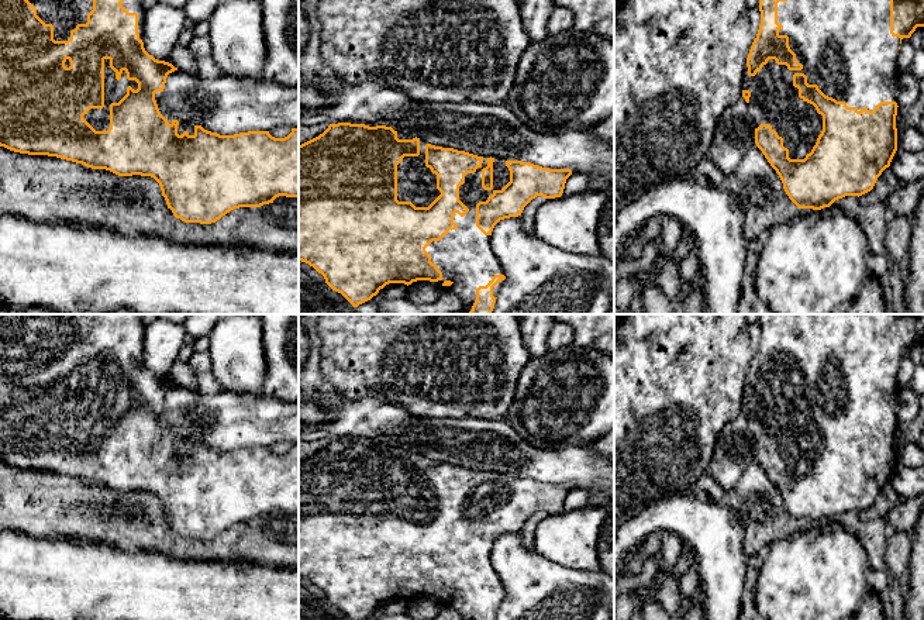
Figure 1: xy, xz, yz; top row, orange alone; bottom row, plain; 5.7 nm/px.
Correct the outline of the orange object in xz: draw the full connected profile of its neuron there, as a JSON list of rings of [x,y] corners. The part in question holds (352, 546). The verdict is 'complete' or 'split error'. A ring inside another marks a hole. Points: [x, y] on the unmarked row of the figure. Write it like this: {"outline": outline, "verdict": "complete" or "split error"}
{"outline": [[[338,438],[299,461],[299,576],[308,579],[351,620],[370,616],[389,599],[435,597],[456,602],[462,620],[494,620],[504,586],[492,565],[492,547],[504,534],[521,531],[537,512],[561,513],[570,485],[500,476],[427,459],[392,442]]], "verdict": "split error"}

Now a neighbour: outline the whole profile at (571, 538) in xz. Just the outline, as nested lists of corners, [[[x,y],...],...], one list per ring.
[[[610,507],[548,514],[535,528],[534,548],[547,559],[579,571],[601,571],[599,535]]]

